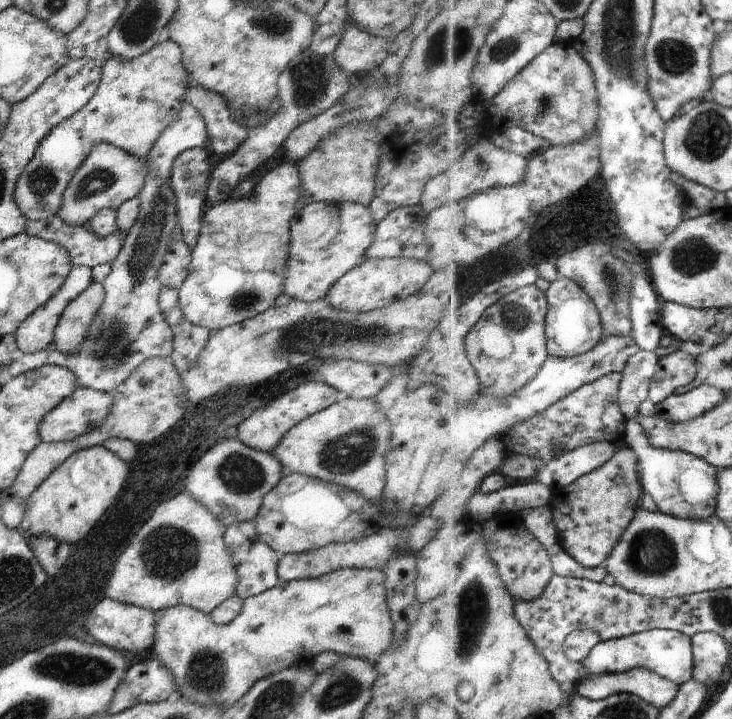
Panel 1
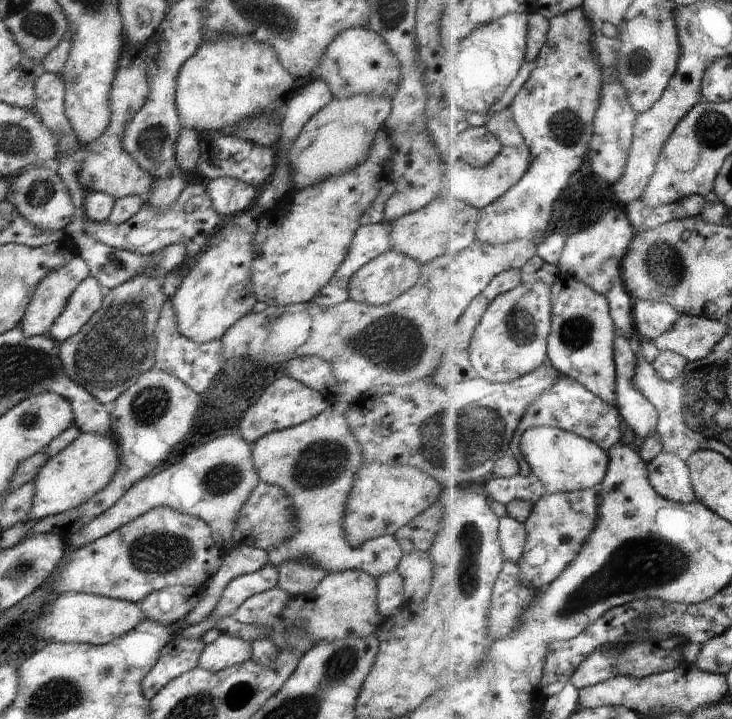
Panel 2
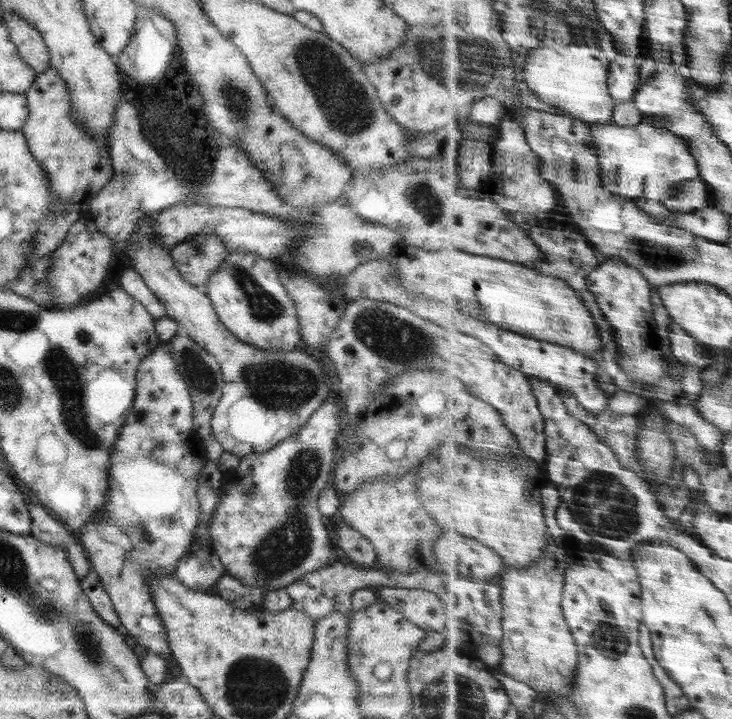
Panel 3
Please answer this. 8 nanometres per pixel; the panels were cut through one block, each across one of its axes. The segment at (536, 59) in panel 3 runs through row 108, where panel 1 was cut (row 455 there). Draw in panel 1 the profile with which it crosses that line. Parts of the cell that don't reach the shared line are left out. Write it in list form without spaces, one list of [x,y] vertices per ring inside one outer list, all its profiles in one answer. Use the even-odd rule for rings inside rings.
[[[607,441],[583,445],[575,450],[564,450],[540,470],[536,480],[547,486],[564,489],[578,478],[602,467],[617,451],[617,446]]]

